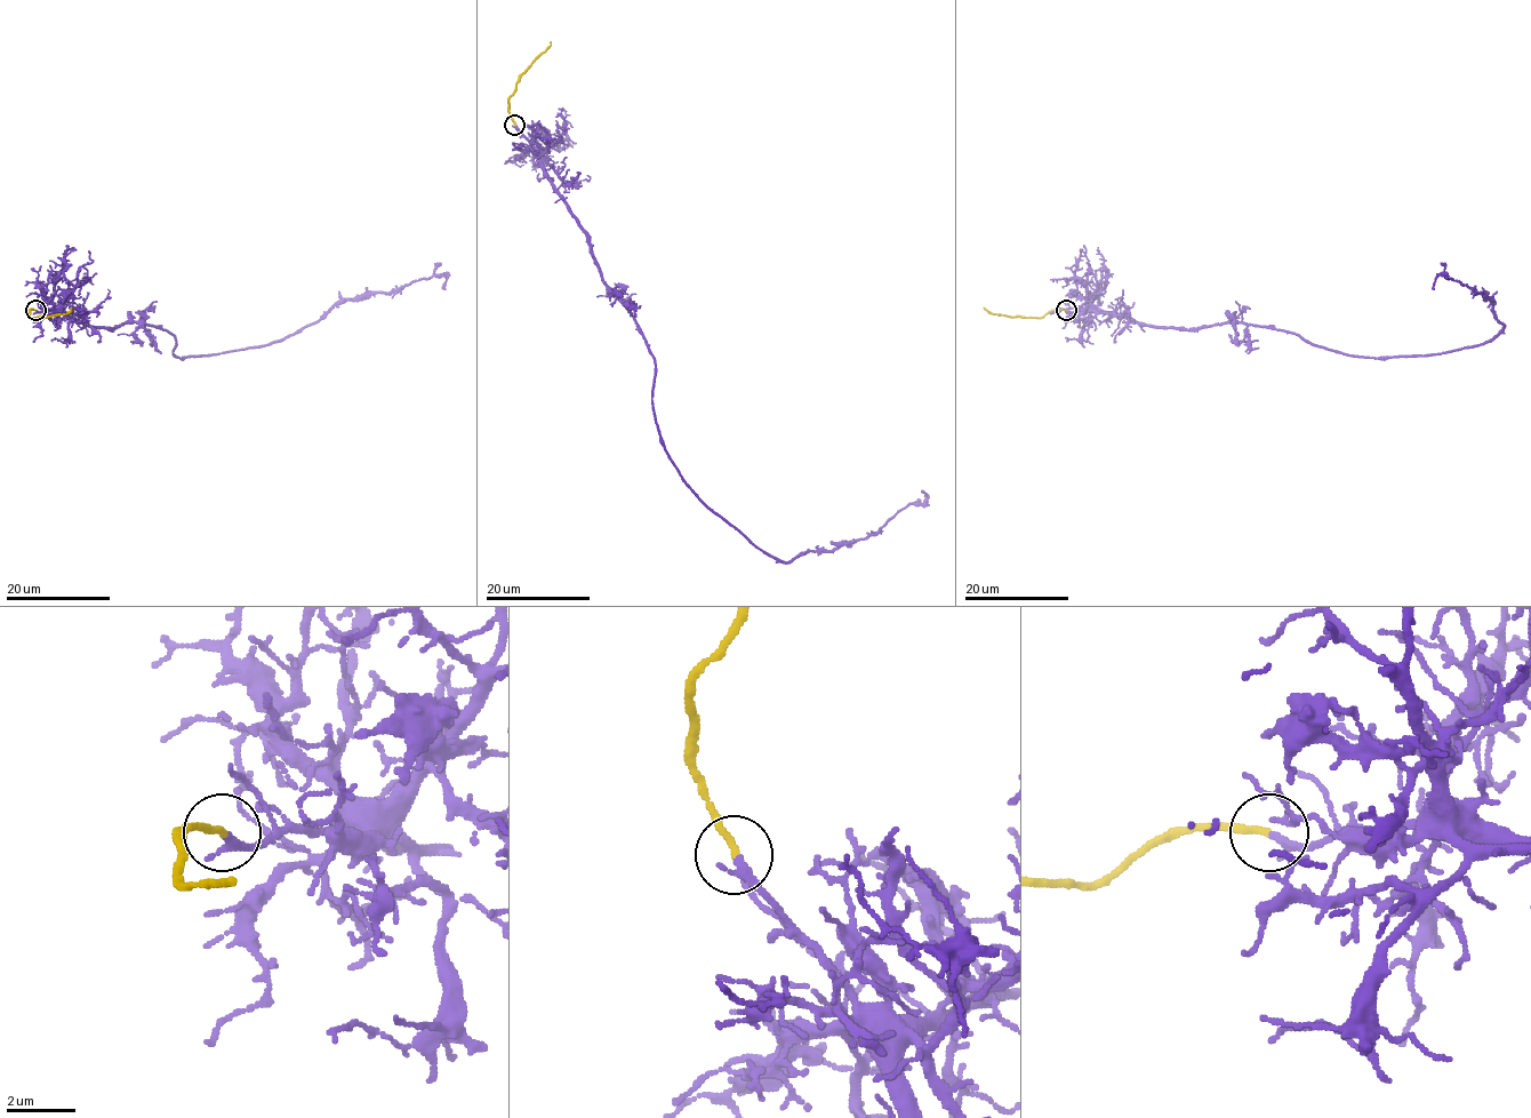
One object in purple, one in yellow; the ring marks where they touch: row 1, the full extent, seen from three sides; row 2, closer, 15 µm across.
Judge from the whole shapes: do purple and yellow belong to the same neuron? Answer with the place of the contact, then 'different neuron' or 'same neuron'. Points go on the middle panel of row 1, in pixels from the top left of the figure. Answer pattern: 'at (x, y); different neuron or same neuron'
at (514, 125); same neuron

